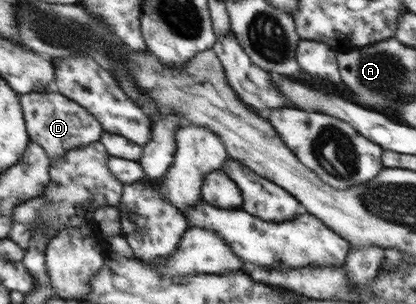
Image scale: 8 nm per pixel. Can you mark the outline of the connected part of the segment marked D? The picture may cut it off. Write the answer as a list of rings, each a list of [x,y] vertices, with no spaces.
[[[32,92],[24,94],[24,112],[28,112],[28,128],[32,128],[32,142],[43,146],[51,160],[60,159],[71,149],[100,141],[106,130],[93,113],[63,93]]]

